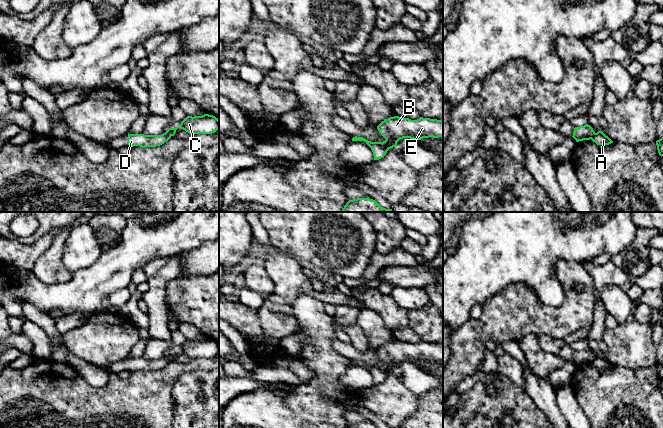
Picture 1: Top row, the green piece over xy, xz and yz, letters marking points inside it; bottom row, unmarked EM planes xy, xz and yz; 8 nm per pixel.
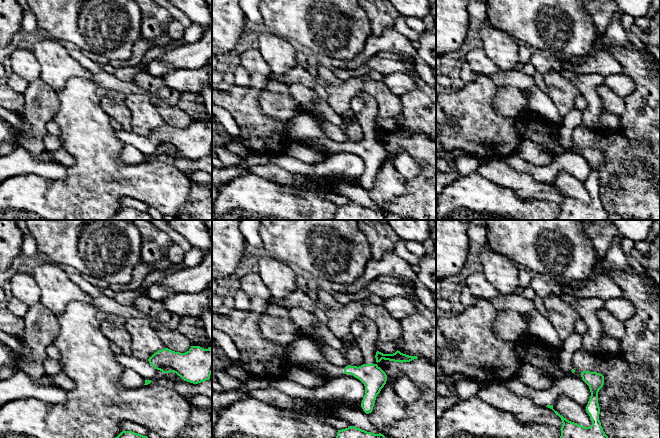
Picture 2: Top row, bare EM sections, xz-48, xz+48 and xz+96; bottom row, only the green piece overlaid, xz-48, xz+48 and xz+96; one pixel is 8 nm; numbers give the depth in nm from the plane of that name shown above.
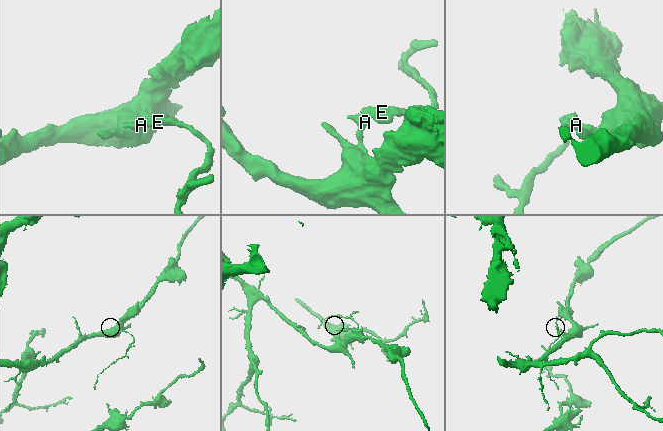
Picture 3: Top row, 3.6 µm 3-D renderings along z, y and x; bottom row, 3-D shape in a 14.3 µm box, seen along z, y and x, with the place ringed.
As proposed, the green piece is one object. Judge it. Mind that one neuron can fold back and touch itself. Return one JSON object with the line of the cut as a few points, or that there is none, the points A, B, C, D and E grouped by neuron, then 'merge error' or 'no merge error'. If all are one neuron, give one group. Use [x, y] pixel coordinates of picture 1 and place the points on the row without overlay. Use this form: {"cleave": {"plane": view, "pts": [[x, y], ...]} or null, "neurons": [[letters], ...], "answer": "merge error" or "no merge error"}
{"cleave": {"plane": "xz", "pts": [[386, 363], [392, 363], [396, 366]]}, "neurons": [["A", "D"], ["B", "C", "E"]], "answer": "merge error"}

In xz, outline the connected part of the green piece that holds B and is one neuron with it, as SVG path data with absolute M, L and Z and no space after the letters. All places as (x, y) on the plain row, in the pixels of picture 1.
M390 341L382 345L377 353L386 364L398 366L403 362L410 362L415 365L423 362L443 361L443 343L430 343L420 341L417 344Z

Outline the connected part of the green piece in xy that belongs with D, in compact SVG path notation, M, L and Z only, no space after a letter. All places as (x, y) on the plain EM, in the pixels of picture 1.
M129 358L127 361L127 367L131 371L140 370L142 372L145 371L156 371L164 368L171 362L169 358L161 358L161 359L144 359L144 358Z

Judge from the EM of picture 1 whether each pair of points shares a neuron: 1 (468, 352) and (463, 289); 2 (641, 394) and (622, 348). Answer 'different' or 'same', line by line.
1: different
2: different

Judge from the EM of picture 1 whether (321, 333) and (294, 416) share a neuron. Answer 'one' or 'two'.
one

